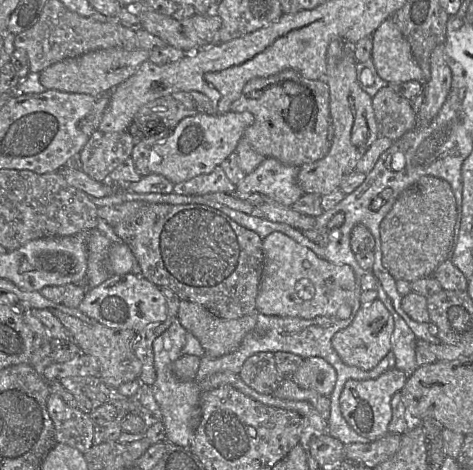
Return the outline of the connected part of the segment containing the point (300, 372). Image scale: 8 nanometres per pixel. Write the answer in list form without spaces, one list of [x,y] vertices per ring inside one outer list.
[[[312,356],[303,360],[291,378],[300,387],[329,397],[335,387],[336,371],[325,359]]]

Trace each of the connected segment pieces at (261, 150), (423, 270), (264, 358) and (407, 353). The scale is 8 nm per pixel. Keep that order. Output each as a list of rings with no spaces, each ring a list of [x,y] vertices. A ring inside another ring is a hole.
[[[285,70],[278,74],[254,78],[243,88],[241,96],[231,104],[233,112],[250,112],[254,116],[254,122],[244,132],[242,140],[265,158],[275,158],[281,163],[301,167],[324,158],[330,149],[327,138],[328,127],[331,124],[330,117],[330,93],[324,79],[309,80],[294,70]]]
[[[422,176],[413,186],[404,190],[393,204],[380,225],[382,264],[396,280],[406,280],[414,282],[418,279],[434,275],[434,271],[445,260],[450,259],[452,254],[452,241],[454,238],[454,228],[457,219],[457,201],[450,183],[435,176]]]
[[[257,352],[247,358],[239,375],[249,387],[261,394],[273,394],[285,378],[277,370],[272,352]]]
[[[397,311],[391,312],[391,315],[394,320],[391,350],[395,355],[395,368],[409,377],[419,367],[416,363],[418,338]]]

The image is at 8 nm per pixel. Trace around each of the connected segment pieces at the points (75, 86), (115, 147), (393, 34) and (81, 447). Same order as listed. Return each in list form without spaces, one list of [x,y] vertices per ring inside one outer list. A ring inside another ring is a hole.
[[[123,47],[92,51],[50,65],[40,72],[40,83],[47,90],[84,93],[93,97],[110,94],[115,87],[132,76],[138,67],[149,59],[149,53],[150,51],[141,48],[127,50]]]
[[[95,131],[79,153],[81,170],[98,182],[108,182],[109,174],[131,157],[135,139],[128,131]]]
[[[390,18],[373,33],[372,61],[381,78],[388,82],[423,82],[423,72],[409,42]]]
[[[52,392],[47,399],[47,409],[54,424],[57,443],[69,445],[83,454],[94,445],[94,423],[89,413],[68,406]]]

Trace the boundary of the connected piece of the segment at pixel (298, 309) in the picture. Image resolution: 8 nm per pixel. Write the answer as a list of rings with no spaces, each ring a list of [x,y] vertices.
[[[272,232],[264,238],[262,249],[264,265],[256,298],[256,309],[259,314],[302,319],[313,319],[319,316],[347,319],[351,315],[356,277],[350,265],[334,264],[321,259],[312,250],[281,232]]]

